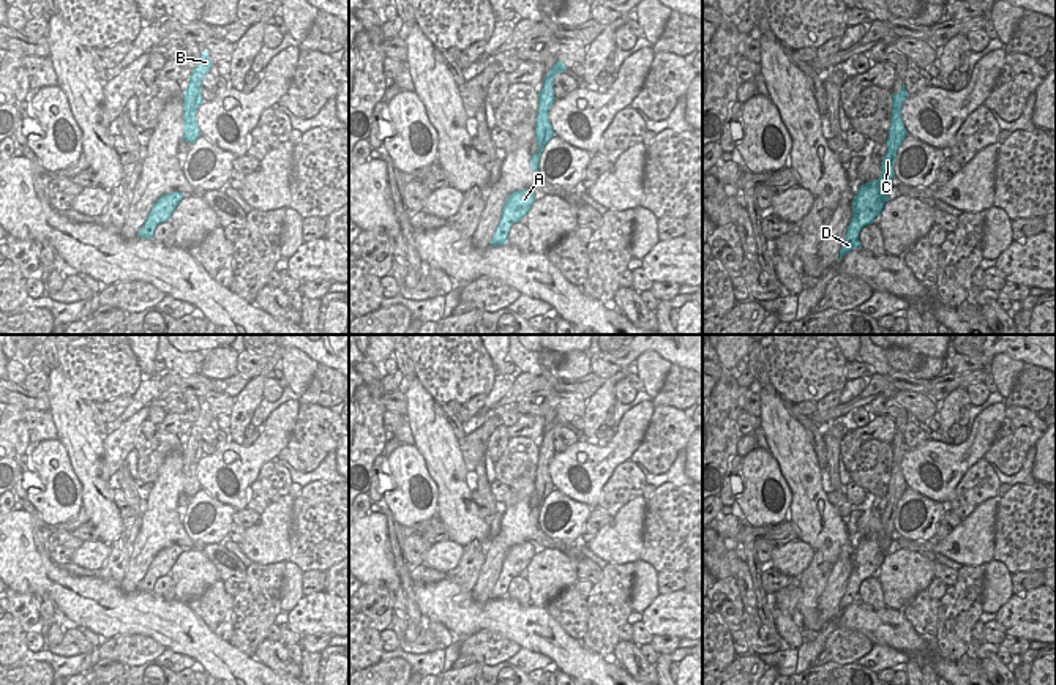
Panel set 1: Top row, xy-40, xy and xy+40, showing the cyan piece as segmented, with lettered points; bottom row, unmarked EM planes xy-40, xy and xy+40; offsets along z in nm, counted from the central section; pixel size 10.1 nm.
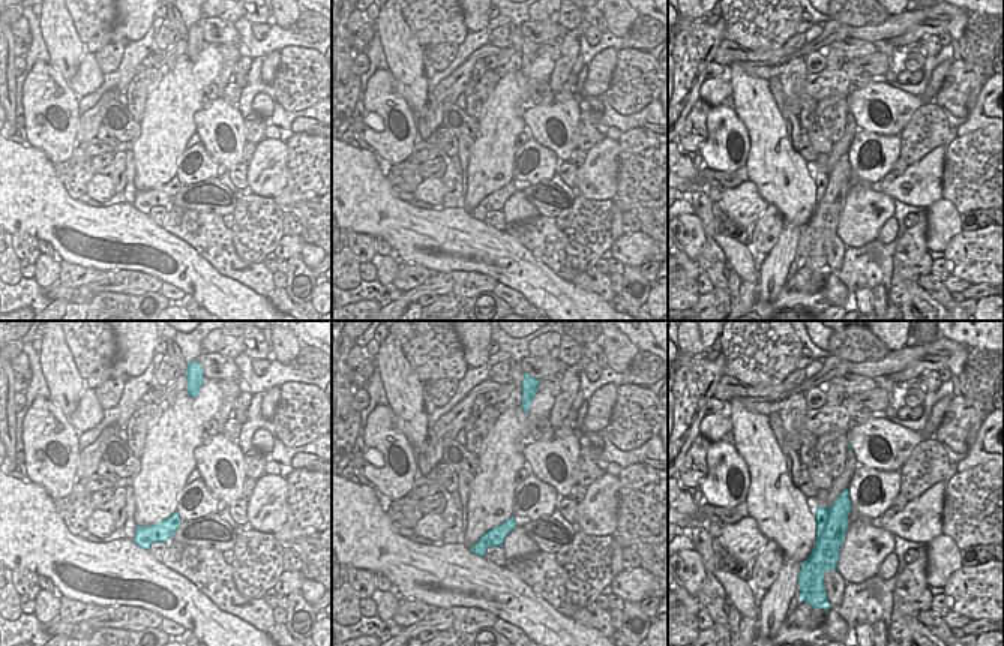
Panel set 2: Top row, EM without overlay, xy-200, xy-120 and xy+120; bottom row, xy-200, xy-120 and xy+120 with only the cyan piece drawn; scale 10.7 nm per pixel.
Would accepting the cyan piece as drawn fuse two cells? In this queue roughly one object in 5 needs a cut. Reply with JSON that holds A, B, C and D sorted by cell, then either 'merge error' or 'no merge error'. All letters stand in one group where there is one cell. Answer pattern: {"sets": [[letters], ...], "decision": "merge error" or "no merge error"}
{"sets": [["A"], ["B", "C", "D"]], "decision": "merge error"}

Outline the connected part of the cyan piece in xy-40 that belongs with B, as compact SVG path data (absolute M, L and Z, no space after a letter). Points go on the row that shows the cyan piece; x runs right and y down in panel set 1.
M202 51L199 65L193 69L189 76L188 88L183 95L183 140L194 144L200 129L197 126L196 112L199 106L205 101L200 95L202 79L207 73L210 73L212 62L208 58L207 51Z

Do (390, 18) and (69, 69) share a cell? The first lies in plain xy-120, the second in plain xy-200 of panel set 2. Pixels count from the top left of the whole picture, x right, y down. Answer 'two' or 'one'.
one

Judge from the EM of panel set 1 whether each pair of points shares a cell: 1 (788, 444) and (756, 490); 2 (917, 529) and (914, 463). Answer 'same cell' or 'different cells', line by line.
1: different cells
2: different cells

